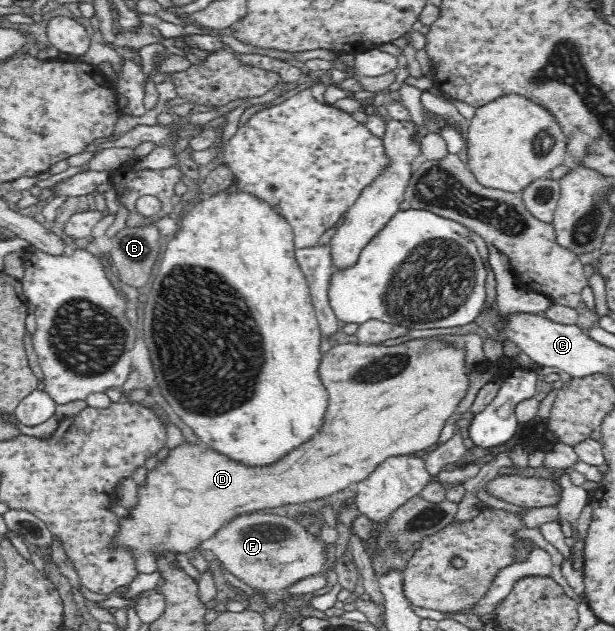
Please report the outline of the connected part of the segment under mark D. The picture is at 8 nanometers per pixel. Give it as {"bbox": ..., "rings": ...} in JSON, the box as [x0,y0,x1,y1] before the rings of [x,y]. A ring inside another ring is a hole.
{"bbox":[109,339,469,574],"rings":[[[413,339],[395,347],[382,347],[376,344],[353,343],[337,344],[335,342],[328,344],[324,351],[319,367],[316,369],[320,384],[326,389],[329,399],[327,401],[327,411],[323,417],[323,427],[321,431],[317,431],[315,439],[307,439],[305,443],[301,443],[299,447],[295,447],[293,451],[289,451],[289,455],[283,455],[281,459],[277,459],[277,463],[269,463],[265,467],[249,467],[243,463],[237,463],[235,459],[229,459],[227,455],[221,455],[209,447],[205,447],[203,443],[195,443],[195,441],[183,441],[177,446],[171,448],[163,459],[157,460],[155,467],[148,469],[143,484],[137,484],[137,502],[127,508],[127,515],[118,516],[118,528],[116,534],[113,534],[113,541],[109,543],[109,550],[126,550],[132,555],[132,560],[136,571],[139,574],[153,573],[157,568],[157,554],[165,555],[166,552],[174,554],[189,553],[196,554],[199,546],[224,525],[226,521],[233,519],[241,514],[249,512],[259,512],[263,509],[271,509],[289,505],[290,503],[303,503],[305,501],[319,500],[322,498],[333,499],[338,491],[353,488],[355,483],[365,479],[381,462],[384,462],[390,455],[403,455],[413,453],[436,443],[445,425],[446,419],[455,413],[460,400],[465,395],[469,384],[468,374],[465,366],[466,352],[458,349],[457,345],[440,343],[432,341],[432,339]]]}

